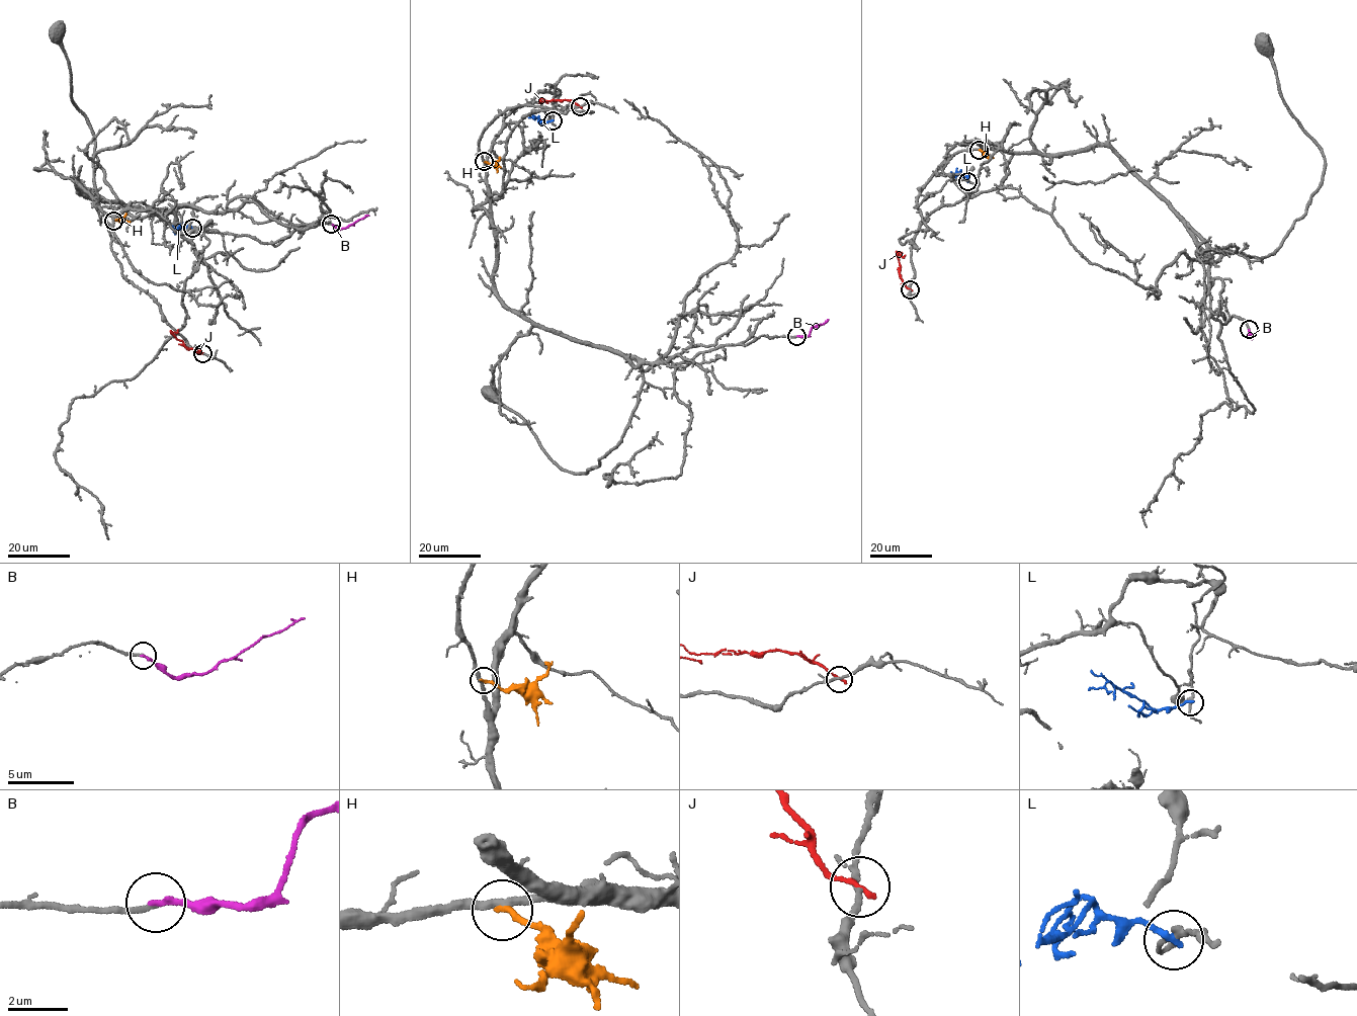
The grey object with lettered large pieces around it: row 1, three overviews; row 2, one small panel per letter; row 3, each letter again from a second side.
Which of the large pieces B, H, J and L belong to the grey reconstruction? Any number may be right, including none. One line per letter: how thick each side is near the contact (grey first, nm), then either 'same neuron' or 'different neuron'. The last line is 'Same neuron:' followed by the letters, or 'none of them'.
B: 190 nm thick on the grey side, 200 nm on the other; same neuron
H: 260 nm thick on the grey side, 220 nm on the other; different neuron
J: 150 nm thick on the grey side, 190 nm on the other; different neuron
L: 180 nm thick on the grey side, 200 nm on the other; different neuron
Same neuron: B

